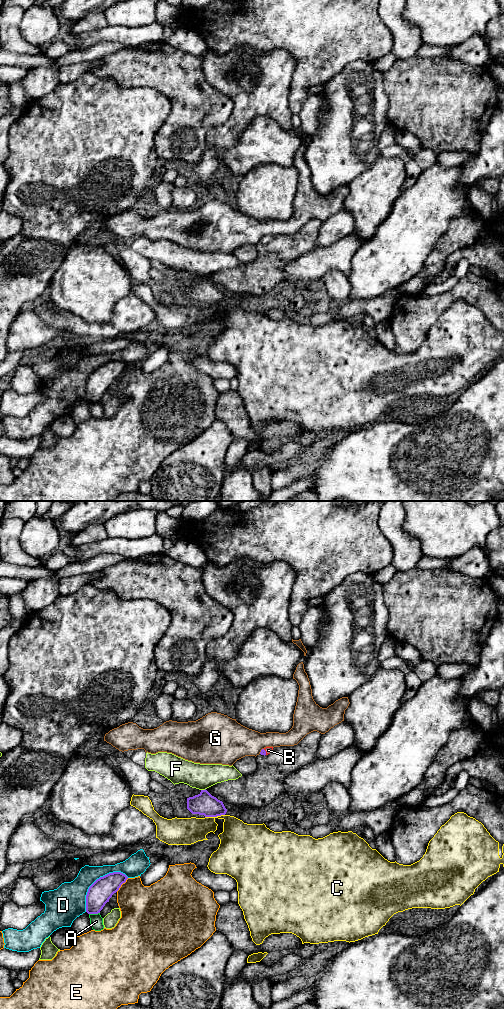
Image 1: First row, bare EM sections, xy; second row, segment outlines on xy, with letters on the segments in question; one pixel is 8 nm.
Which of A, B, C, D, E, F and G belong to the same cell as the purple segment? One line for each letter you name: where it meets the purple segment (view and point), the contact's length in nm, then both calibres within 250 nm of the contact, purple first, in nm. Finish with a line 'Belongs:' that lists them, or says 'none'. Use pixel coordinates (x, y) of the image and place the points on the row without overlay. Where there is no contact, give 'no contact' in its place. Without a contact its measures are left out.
B: contact xy (265, 240); length 50 nm; calibres 50 and 50 nm
Belongs: B

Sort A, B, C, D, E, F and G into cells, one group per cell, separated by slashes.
A / B / C / D / E / F / G

